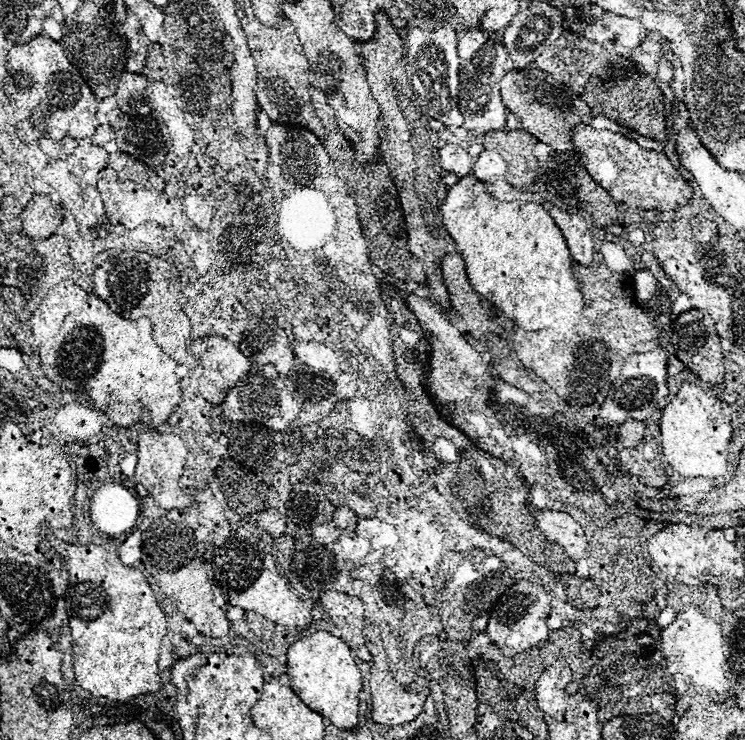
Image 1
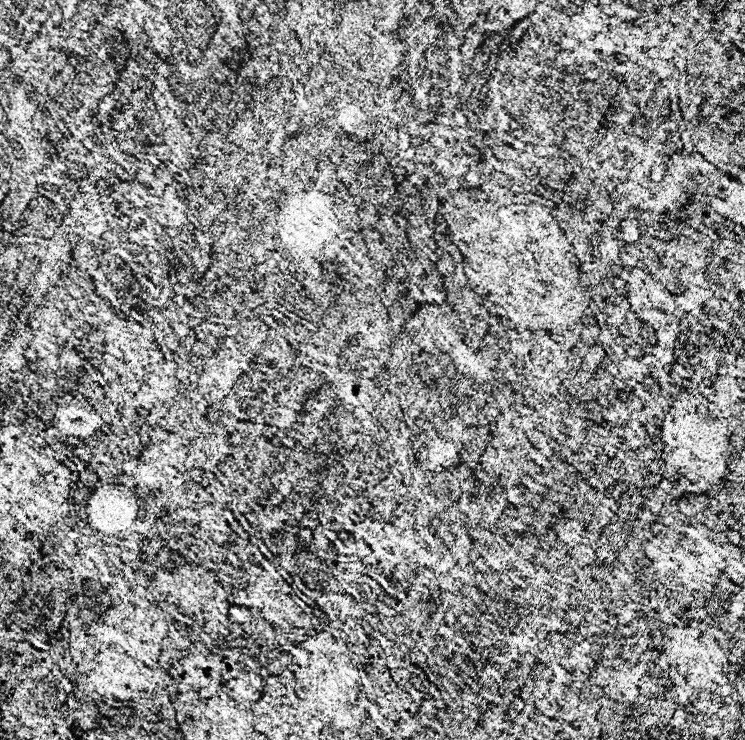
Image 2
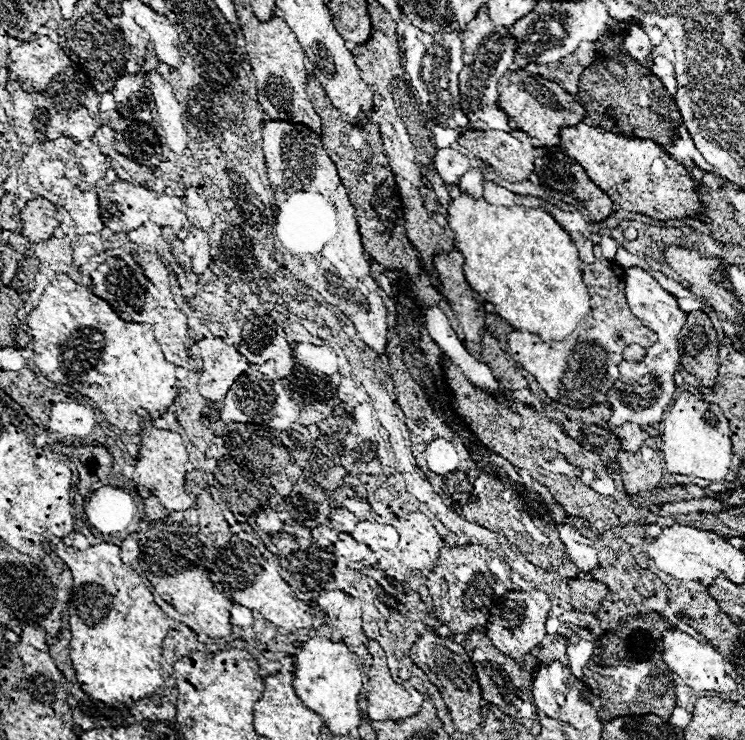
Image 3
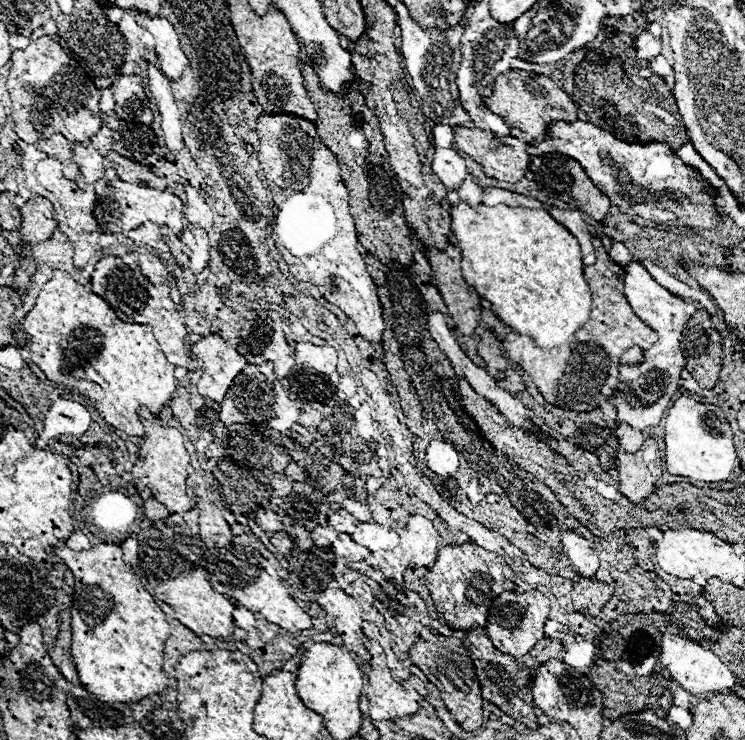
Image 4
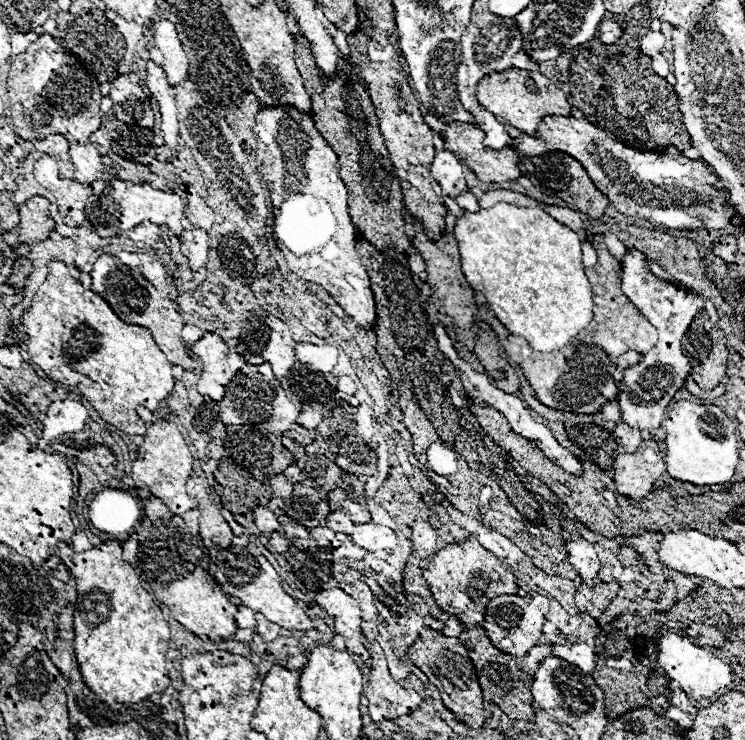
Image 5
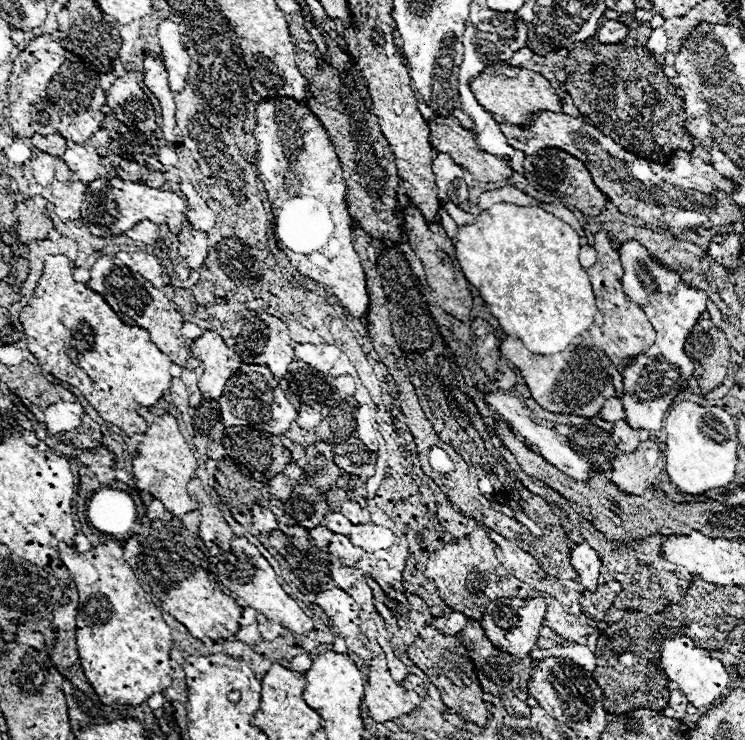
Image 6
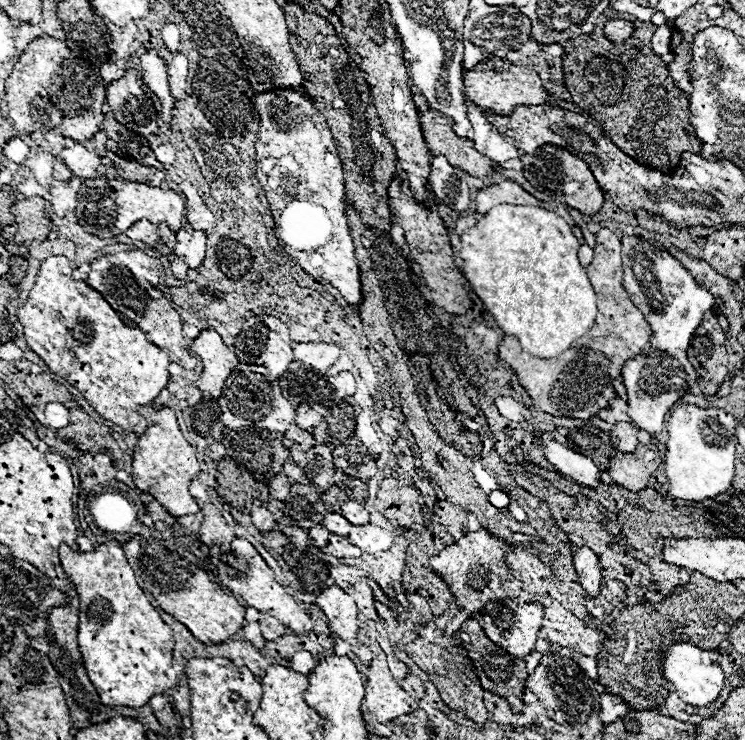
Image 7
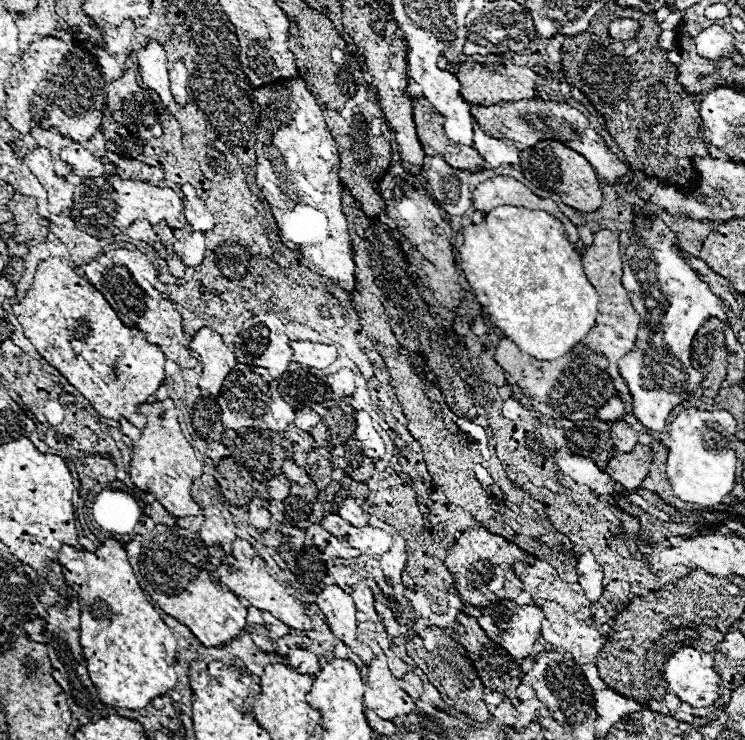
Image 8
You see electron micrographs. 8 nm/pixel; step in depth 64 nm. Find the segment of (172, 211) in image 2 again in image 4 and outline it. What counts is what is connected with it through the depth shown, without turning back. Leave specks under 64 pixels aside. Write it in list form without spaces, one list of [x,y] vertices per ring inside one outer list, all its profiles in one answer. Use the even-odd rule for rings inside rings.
[[[98,180],[94,182],[94,190],[96,190],[96,206],[94,206],[94,216],[100,224],[102,230],[110,232],[110,234],[120,234],[120,232],[128,232],[138,228],[140,224],[144,224],[146,220],[160,224],[160,226],[168,226],[172,228],[176,234],[182,232],[184,228],[184,204],[182,200],[172,194],[172,192],[158,192],[154,188],[142,186],[142,184],[130,184],[130,182],[122,182],[122,180]]]

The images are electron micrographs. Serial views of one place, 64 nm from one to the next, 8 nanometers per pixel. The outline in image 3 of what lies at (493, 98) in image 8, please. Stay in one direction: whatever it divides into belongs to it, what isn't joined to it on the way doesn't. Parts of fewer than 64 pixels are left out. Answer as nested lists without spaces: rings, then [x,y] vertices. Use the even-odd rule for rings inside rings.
[[[510,70],[504,74],[498,82],[498,94],[500,94],[500,108],[512,118],[520,130],[530,134],[532,138],[538,138],[546,146],[558,146],[560,130],[564,126],[576,126],[584,120],[586,110],[580,102],[574,100],[572,94],[568,94],[564,88],[560,88],[556,82],[546,80],[538,74],[530,74],[528,70]]]

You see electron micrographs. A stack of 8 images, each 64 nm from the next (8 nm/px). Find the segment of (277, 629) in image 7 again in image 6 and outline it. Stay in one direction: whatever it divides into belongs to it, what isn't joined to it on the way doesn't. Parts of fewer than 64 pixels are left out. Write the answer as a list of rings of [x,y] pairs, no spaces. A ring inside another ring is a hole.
[[[258,614],[258,630],[260,630],[260,634],[262,634],[262,638],[264,640],[274,640],[274,638],[278,638],[278,636],[282,636],[284,634],[284,628],[280,626],[280,624],[276,624],[276,622],[270,622],[266,616],[262,616],[262,614]]]

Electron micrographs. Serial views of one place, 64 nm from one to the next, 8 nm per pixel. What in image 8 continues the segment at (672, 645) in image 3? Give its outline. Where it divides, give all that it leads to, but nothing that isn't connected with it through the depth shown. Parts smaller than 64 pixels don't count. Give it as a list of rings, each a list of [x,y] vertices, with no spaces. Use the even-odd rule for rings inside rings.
[[[692,646],[674,652],[662,672],[668,688],[692,708],[706,708],[720,698],[720,674],[712,666],[704,666],[700,652]]]

